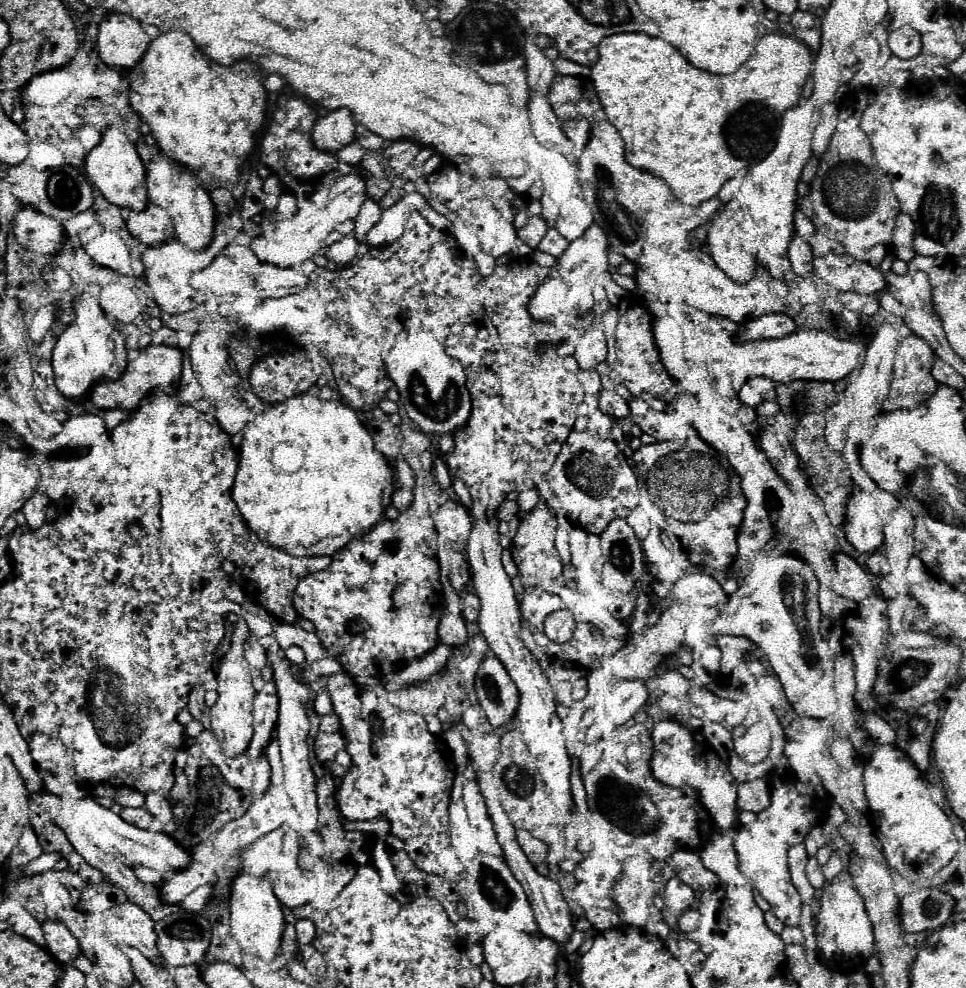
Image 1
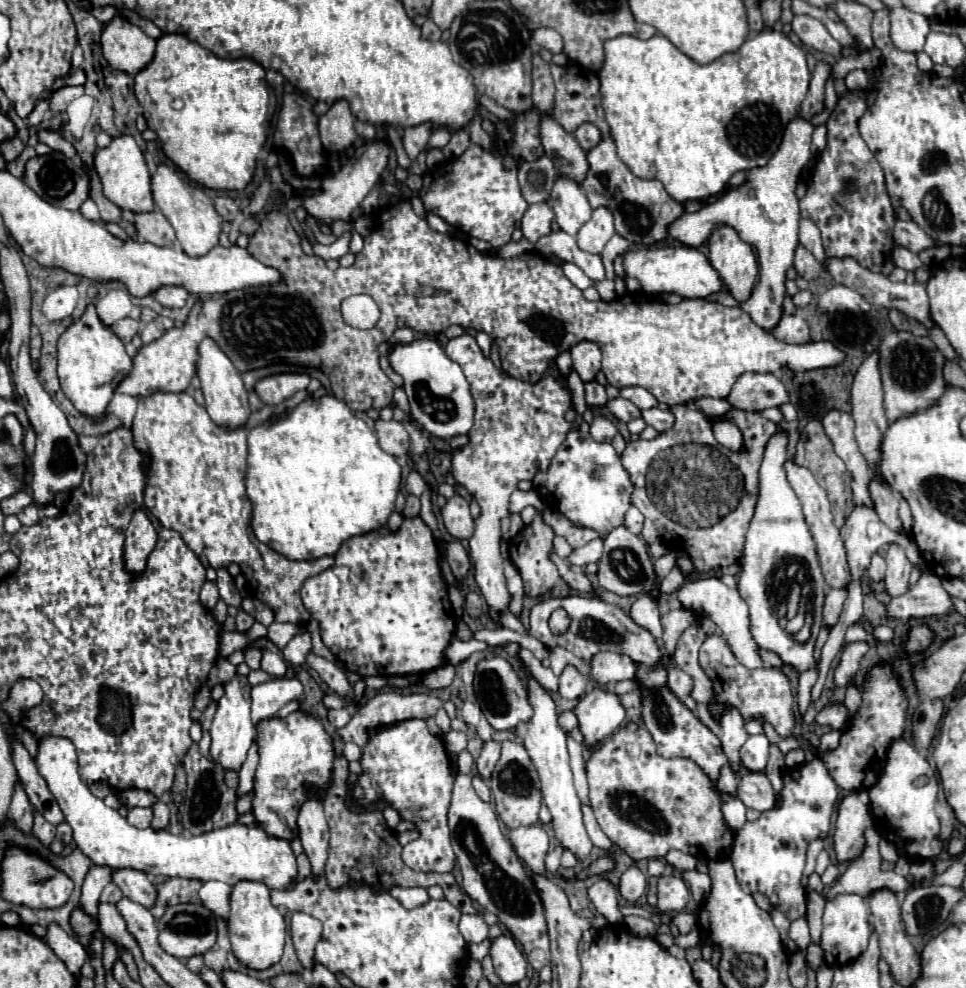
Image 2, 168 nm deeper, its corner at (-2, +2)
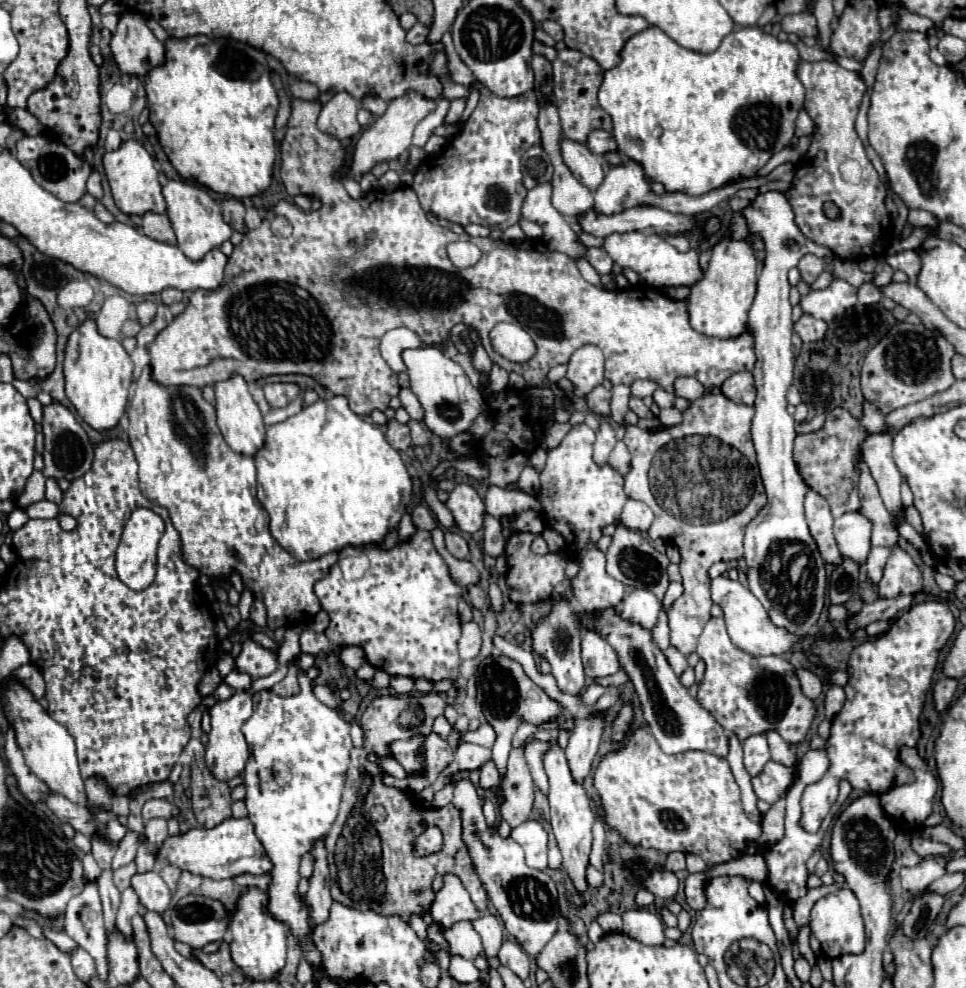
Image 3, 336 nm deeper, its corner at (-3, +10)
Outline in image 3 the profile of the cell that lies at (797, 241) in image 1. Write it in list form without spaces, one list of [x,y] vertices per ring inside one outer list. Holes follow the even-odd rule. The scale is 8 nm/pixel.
[[[806,254],[806,256],[798,262],[798,270],[800,270],[800,274],[802,274],[802,280],[804,280],[806,284],[812,284],[812,282],[818,278],[818,274],[824,270],[824,260],[818,258],[818,256],[814,256],[814,254]]]

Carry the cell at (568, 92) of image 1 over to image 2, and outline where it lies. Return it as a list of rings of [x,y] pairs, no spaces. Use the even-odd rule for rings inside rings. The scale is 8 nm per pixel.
[[[553,64],[551,72],[553,72],[553,78],[555,78],[555,88],[557,88],[555,108],[553,108],[555,120],[559,120],[559,124],[571,134],[575,132],[575,128],[579,128],[579,124],[591,122],[601,130],[603,138],[609,138],[609,126],[605,122],[605,114],[603,114],[603,108],[601,108],[601,94],[599,94],[597,74],[589,72],[589,84],[587,84],[587,78],[581,72],[581,68],[575,68],[573,64],[567,64],[567,66],[555,66]],[[587,92],[589,92],[589,96],[587,96]]]

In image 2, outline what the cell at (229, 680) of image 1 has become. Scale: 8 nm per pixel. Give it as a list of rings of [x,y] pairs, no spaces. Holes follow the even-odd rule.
[[[235,676],[229,684],[225,684],[225,694],[219,700],[215,718],[211,722],[209,734],[211,734],[211,760],[217,762],[223,770],[235,770],[243,766],[243,760],[247,758],[247,750],[253,744],[255,728],[251,722],[251,686],[245,676]]]

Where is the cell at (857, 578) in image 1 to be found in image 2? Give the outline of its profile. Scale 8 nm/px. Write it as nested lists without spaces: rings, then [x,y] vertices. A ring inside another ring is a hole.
[[[787,460],[785,470],[787,470],[787,480],[789,480],[791,488],[795,490],[795,494],[799,496],[799,500],[803,504],[803,514],[805,514],[807,526],[809,526],[813,538],[815,538],[819,564],[821,564],[821,570],[823,570],[827,584],[833,586],[833,588],[845,588],[851,580],[851,572],[849,572],[849,566],[847,566],[845,546],[843,546],[843,540],[839,536],[839,528],[833,524],[833,514],[831,514],[831,504],[827,500],[827,492],[819,486],[815,476],[807,468],[797,466],[793,460]]]

